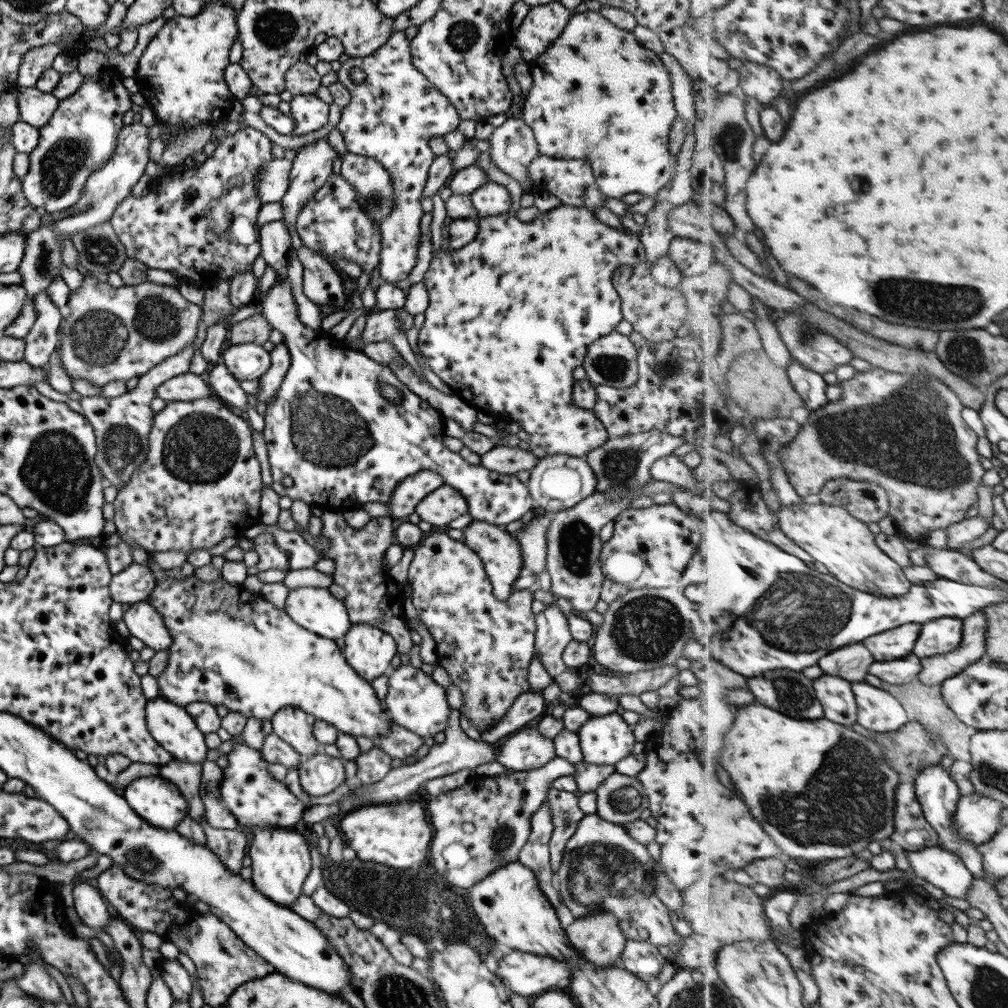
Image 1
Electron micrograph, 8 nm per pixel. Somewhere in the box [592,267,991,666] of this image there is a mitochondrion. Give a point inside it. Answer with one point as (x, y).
(906, 435)

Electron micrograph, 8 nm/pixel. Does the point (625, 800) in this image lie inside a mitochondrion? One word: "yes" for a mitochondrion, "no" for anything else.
yes

